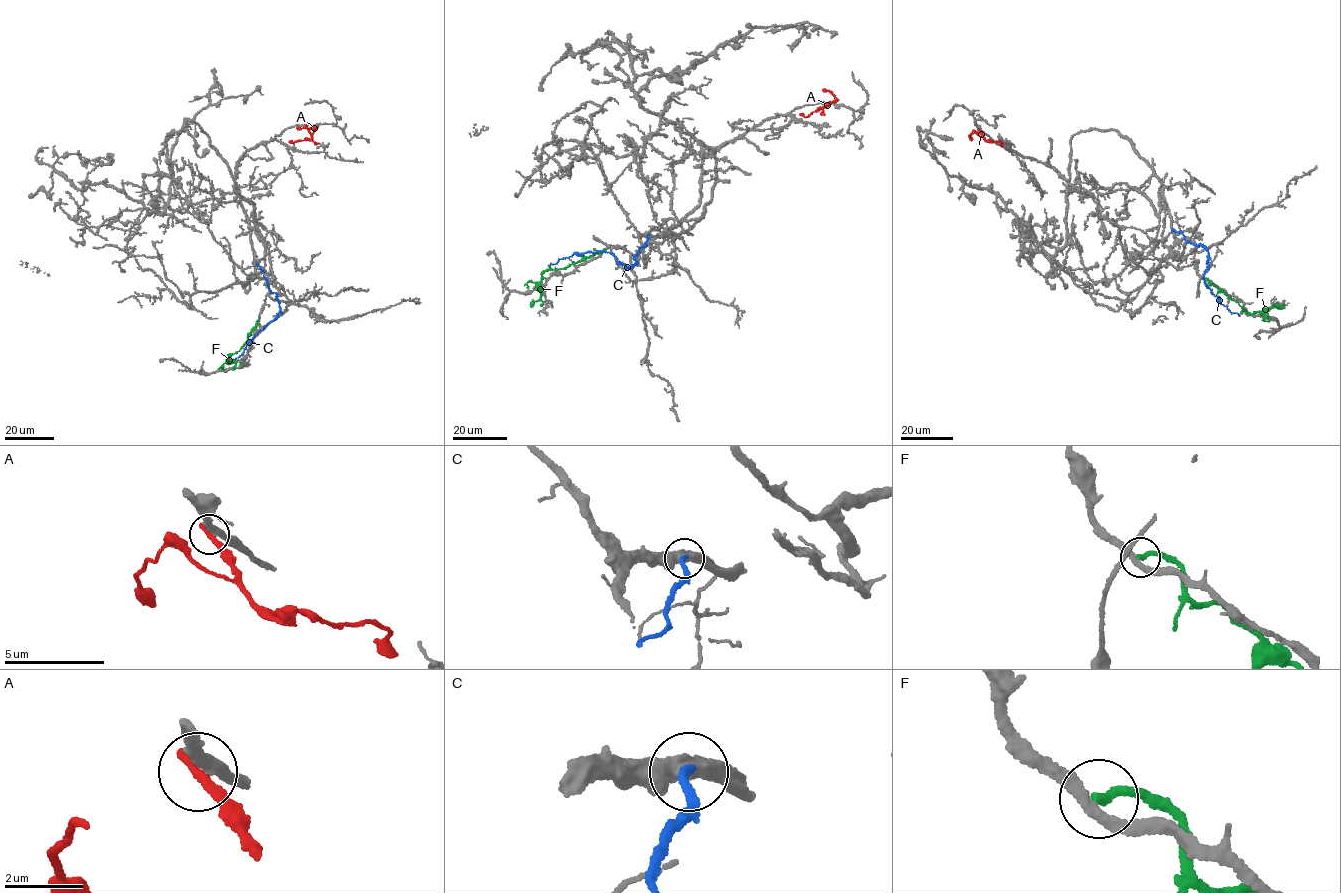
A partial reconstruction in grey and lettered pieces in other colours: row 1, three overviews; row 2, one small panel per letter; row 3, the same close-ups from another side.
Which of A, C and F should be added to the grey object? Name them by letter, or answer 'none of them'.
none of them

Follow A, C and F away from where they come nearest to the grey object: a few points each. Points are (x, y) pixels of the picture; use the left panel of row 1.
A: (306, 125), (311, 139), (289, 141)
C: (256, 263), (269, 288), (275, 293), (280, 312), (234, 359)
F: (258, 320), (242, 347), (228, 354), (227, 359), (235, 363), (227, 362)

